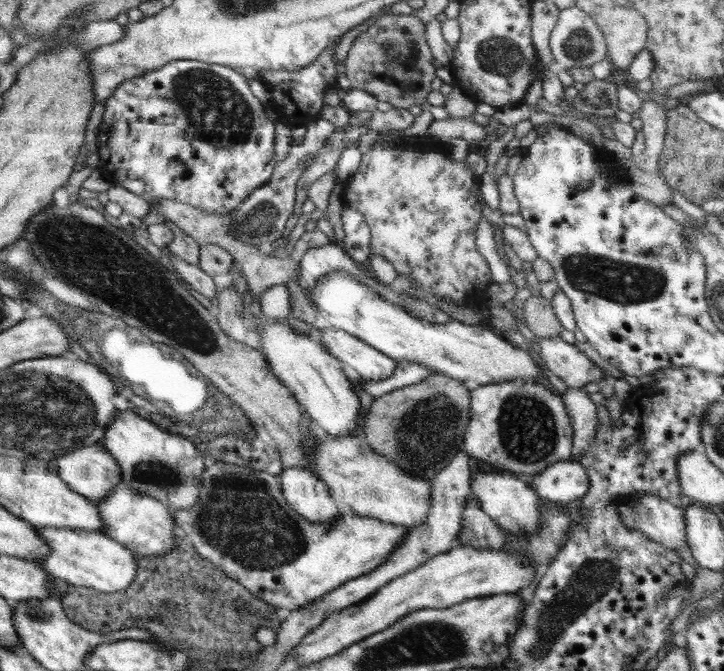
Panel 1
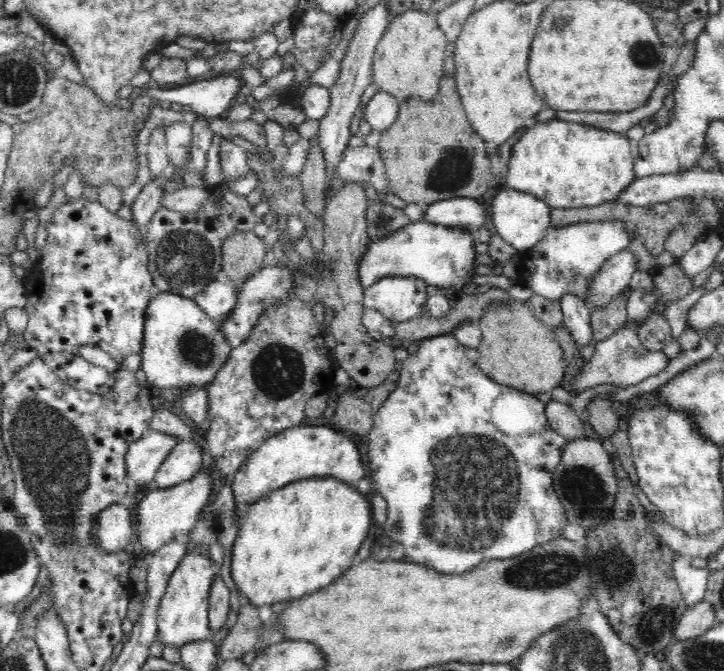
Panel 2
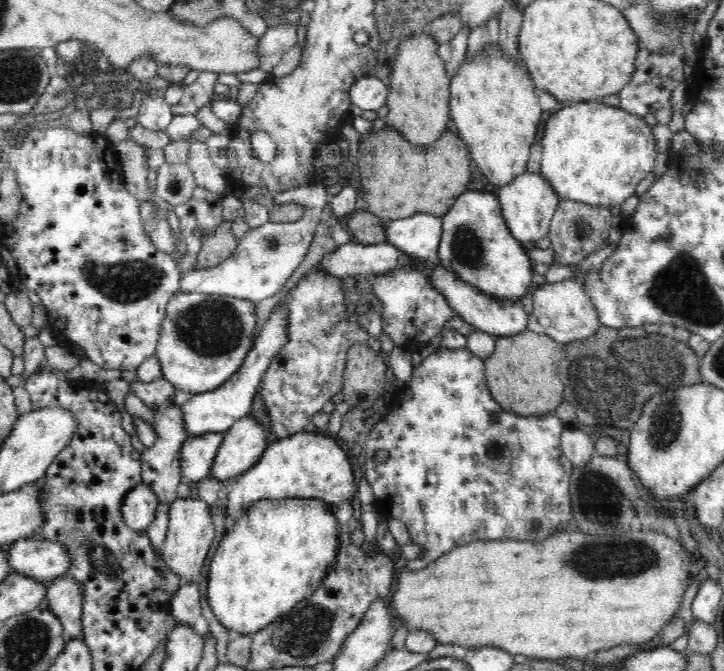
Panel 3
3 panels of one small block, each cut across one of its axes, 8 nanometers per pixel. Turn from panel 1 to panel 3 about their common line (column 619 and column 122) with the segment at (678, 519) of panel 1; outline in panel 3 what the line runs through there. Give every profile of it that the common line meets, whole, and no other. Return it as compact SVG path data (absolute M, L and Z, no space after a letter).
M144 483L135 486L126 496L121 512L126 526L136 531L147 531L156 519L159 506L156 493Z

